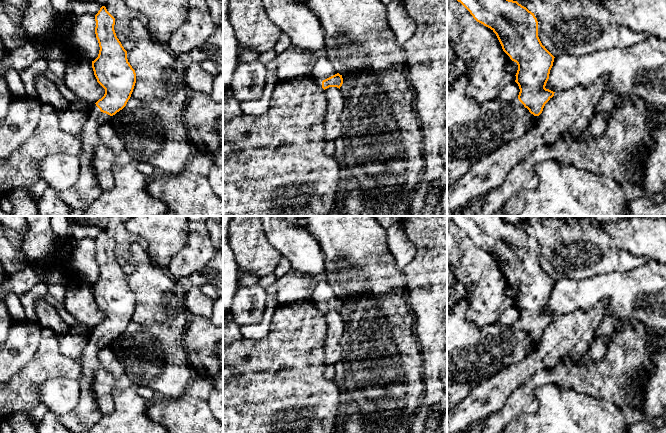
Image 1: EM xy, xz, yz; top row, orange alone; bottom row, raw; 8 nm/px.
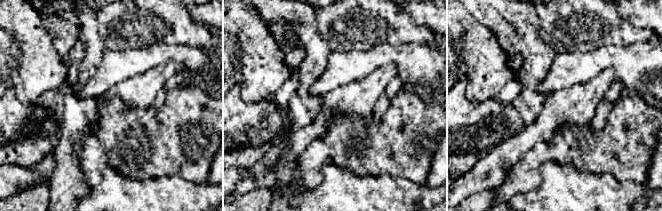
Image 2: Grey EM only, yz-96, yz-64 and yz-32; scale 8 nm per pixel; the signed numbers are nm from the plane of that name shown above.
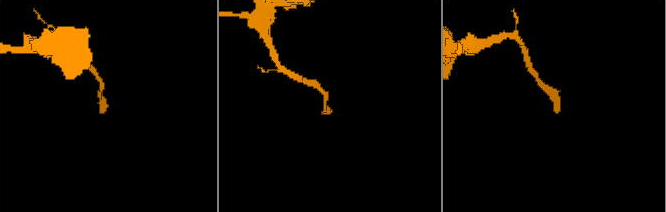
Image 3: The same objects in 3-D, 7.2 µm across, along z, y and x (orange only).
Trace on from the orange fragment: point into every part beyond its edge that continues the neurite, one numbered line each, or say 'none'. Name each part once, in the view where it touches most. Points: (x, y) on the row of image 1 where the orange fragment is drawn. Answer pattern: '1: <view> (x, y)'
1: xz (323, 68)

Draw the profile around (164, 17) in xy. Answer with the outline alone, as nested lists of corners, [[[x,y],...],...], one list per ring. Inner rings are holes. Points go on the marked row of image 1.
[[[124,0],[124,3],[147,17],[146,28],[166,48],[171,35],[185,22],[188,14],[187,0]]]

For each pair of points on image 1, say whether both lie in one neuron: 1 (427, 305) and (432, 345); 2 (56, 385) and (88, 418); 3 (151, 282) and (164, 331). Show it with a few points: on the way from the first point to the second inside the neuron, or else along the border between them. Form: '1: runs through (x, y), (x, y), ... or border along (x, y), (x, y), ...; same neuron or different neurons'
1: runs through (432, 315), (432, 335); same neuron
2: border along (79, 382), (80, 399), (78, 403), (60, 416); different neurons
3: runs through (158, 294), (160, 316), (163, 319); same neuron

